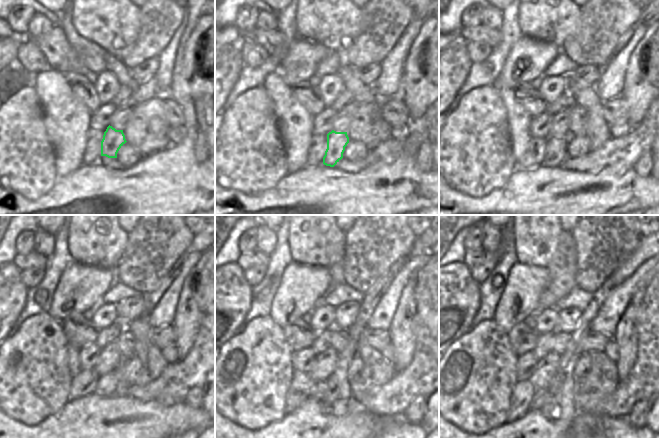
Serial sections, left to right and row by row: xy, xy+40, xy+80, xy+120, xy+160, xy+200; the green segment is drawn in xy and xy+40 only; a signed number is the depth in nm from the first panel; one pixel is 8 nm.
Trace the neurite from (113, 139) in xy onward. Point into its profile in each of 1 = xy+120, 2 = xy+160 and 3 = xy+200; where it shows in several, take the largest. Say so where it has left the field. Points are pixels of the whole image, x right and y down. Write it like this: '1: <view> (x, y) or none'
1: xy+120 (106, 384)
2: xy+160 (321, 387)
3: xy+200 (540, 395)

